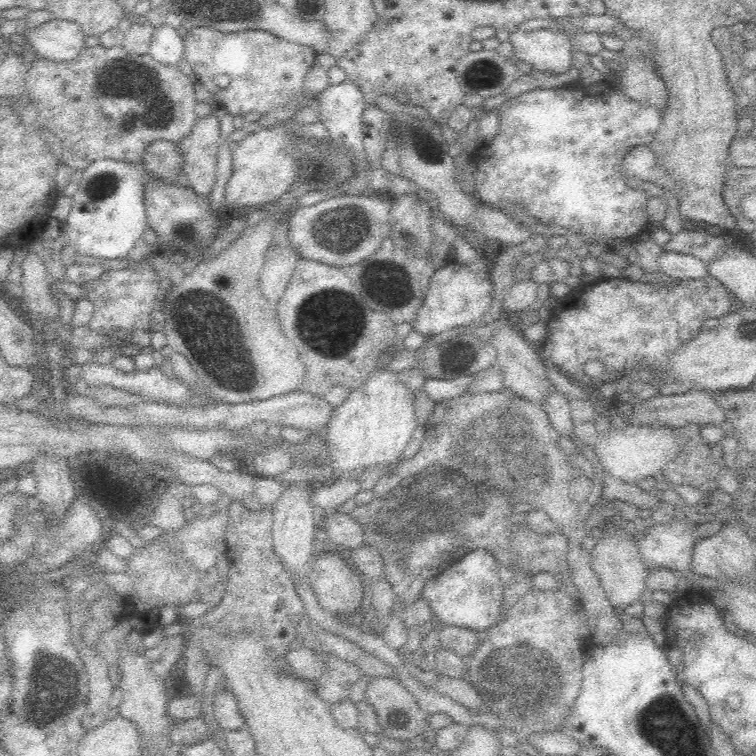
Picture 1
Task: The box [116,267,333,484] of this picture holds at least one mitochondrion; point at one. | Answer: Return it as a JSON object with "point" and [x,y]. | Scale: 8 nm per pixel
{"point":[217,333]}

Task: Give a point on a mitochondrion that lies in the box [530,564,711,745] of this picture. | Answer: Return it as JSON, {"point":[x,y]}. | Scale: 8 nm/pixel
{"point":[654,722]}

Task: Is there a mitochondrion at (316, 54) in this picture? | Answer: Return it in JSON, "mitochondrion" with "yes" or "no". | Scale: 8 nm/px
{"mitochondrion":"no"}

